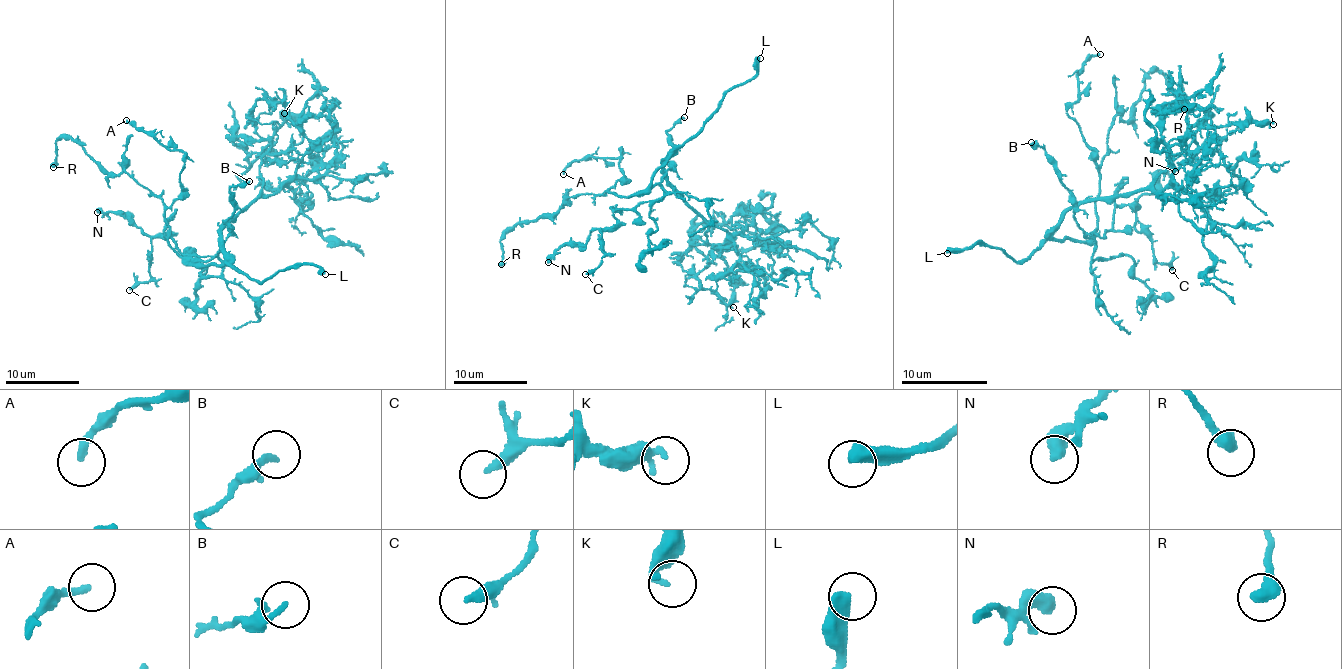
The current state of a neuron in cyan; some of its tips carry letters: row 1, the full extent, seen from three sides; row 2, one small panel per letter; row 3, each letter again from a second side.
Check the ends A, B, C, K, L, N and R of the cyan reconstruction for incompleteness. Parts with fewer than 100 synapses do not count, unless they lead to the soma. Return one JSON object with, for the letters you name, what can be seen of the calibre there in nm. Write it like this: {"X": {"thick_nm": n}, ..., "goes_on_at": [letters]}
{"L": {"thick_nm": 500}, "goes_on_at": ["L"]}

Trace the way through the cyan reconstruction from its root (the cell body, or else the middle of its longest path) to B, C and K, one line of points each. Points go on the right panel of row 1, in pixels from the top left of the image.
B: (1053, 233), (1057, 239), (1086, 239), (1056, 161), (1042, 146), (1031, 142)
C: (1053, 233), (1079, 241), (1106, 236), (1117, 206), (1127, 204), (1154, 258), (1172, 270)
K: (1053, 233), (1055, 224), (1072, 207), (1133, 195), (1186, 148), (1198, 130), (1247, 120), (1268, 119), (1273, 124)

